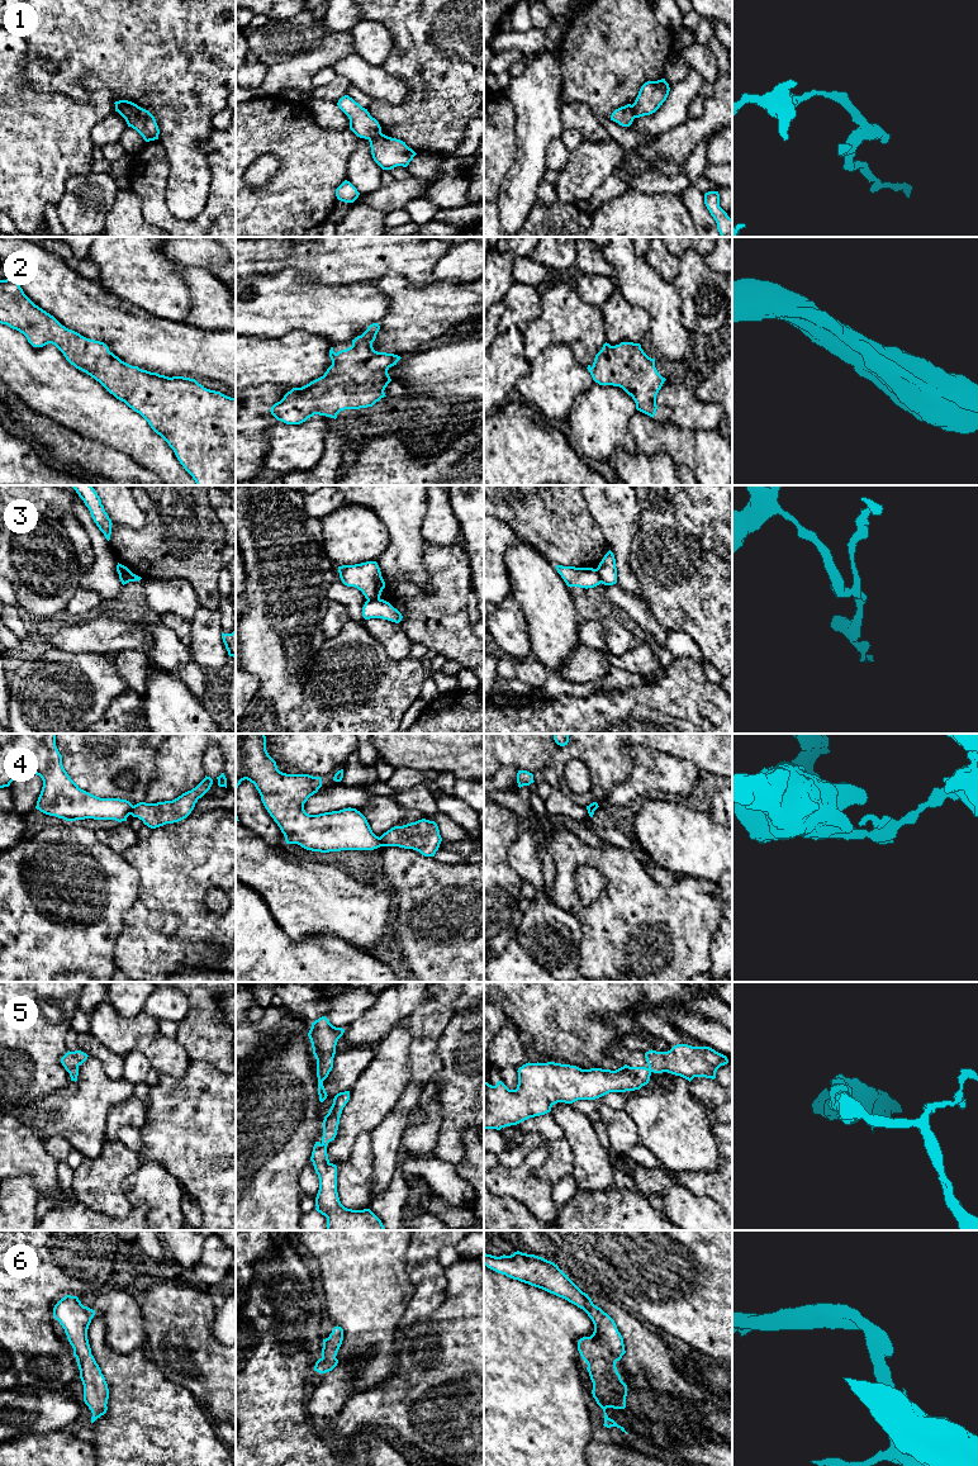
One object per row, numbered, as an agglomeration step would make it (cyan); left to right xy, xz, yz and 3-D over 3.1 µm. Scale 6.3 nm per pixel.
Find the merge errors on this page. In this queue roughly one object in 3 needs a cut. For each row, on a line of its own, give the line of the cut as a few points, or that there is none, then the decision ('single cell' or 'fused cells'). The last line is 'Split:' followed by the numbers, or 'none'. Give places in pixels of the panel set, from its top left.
1: cut xz (381, 133), (369, 140); fused cells
2: cut none; single cell
3: cut yz (596, 569), (601, 582); fused cells
4: cut xy (133, 806), (129, 814); fused cells
5: cut none; single cell
6: cut none; single cell
Split: 1, 3, 4

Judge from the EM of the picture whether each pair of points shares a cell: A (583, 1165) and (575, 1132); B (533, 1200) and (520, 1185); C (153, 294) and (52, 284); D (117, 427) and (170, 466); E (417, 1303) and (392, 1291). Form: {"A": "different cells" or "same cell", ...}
{"A": "same cell", "B": "same cell", "C": "different cells", "D": "same cell", "E": "different cells"}

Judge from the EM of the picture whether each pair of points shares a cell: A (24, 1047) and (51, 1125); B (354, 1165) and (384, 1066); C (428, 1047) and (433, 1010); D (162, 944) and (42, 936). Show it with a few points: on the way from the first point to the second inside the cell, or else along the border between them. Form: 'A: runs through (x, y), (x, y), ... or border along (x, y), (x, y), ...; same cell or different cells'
A: border along (57, 1091), (41, 1095), (32, 1104); different cells
B: border along (370, 1130), (362, 1132), (356, 1138), (347, 1158); different cells
C: runs through (428, 1038), (428, 1021), (431, 1019); same cell
D: border along (124, 914), (124, 926), (114, 947), (115, 968); different cells

